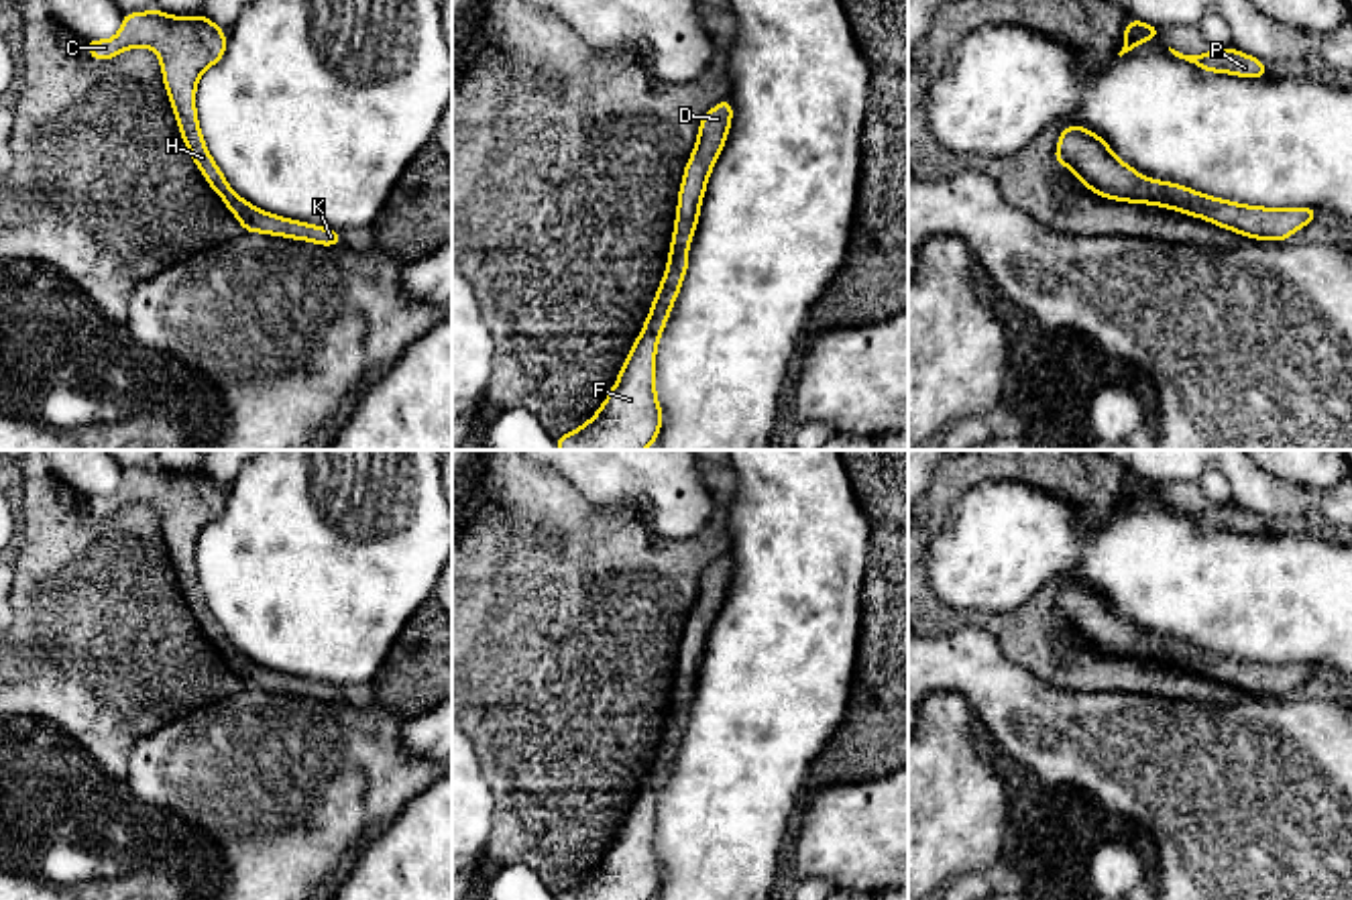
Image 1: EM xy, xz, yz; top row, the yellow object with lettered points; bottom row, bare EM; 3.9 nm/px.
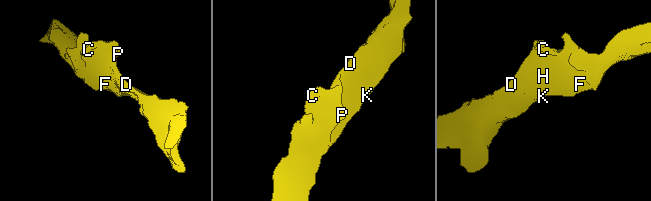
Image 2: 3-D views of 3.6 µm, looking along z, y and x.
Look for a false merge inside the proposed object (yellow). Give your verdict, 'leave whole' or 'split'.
leave whole

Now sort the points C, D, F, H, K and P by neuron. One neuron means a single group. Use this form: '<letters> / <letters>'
C D F H K P

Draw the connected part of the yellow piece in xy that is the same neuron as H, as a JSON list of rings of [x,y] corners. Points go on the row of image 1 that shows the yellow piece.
[[[153,8],[124,14],[118,35],[108,41],[86,41],[86,49],[96,61],[112,59],[132,47],[149,47],[157,53],[181,138],[210,187],[238,218],[244,232],[263,232],[324,246],[342,244],[338,230],[281,218],[242,200],[230,189],[224,173],[208,153],[198,124],[195,86],[204,71],[224,57],[224,29],[204,14],[171,16]]]

